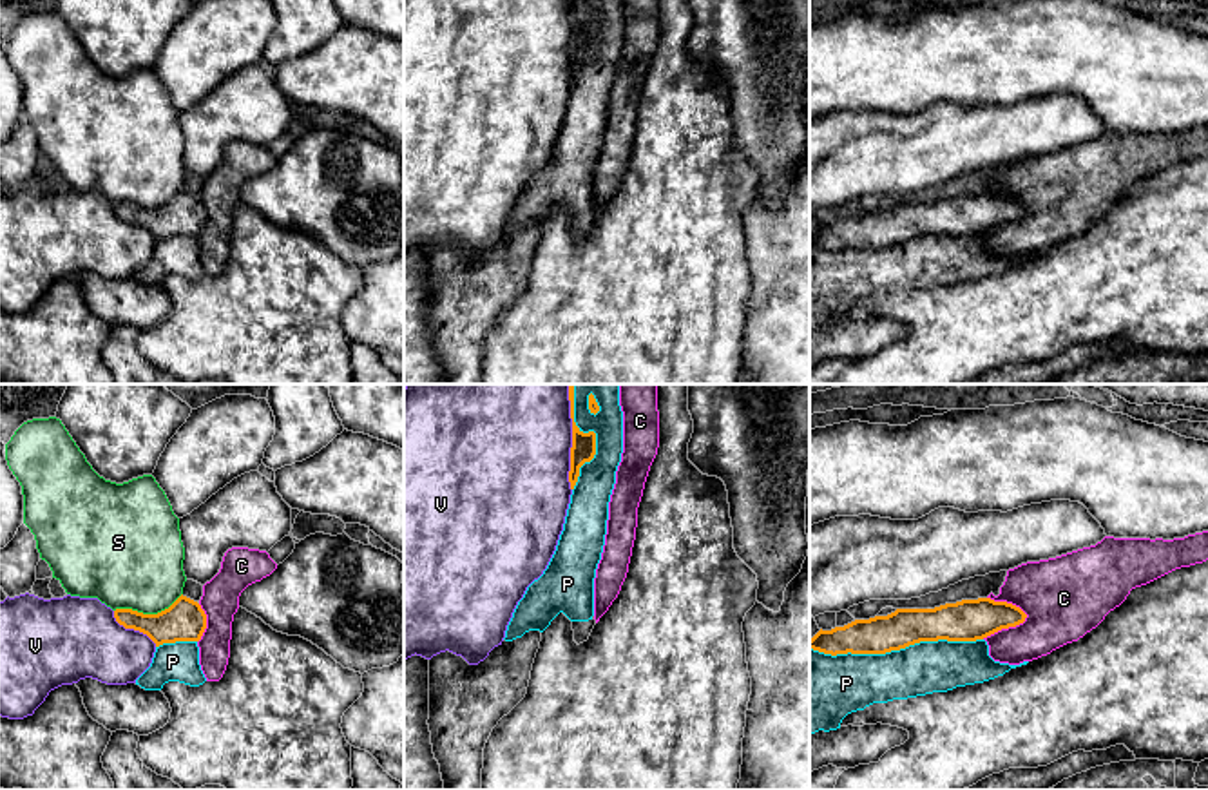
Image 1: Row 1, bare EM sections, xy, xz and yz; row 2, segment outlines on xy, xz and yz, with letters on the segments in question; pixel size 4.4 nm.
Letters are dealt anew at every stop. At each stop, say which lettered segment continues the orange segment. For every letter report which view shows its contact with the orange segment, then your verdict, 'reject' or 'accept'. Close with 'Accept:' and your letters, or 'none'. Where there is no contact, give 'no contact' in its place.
C: yz | reject
P: yz | reject
S: xy | reject
V: xz | reject
Accept: none

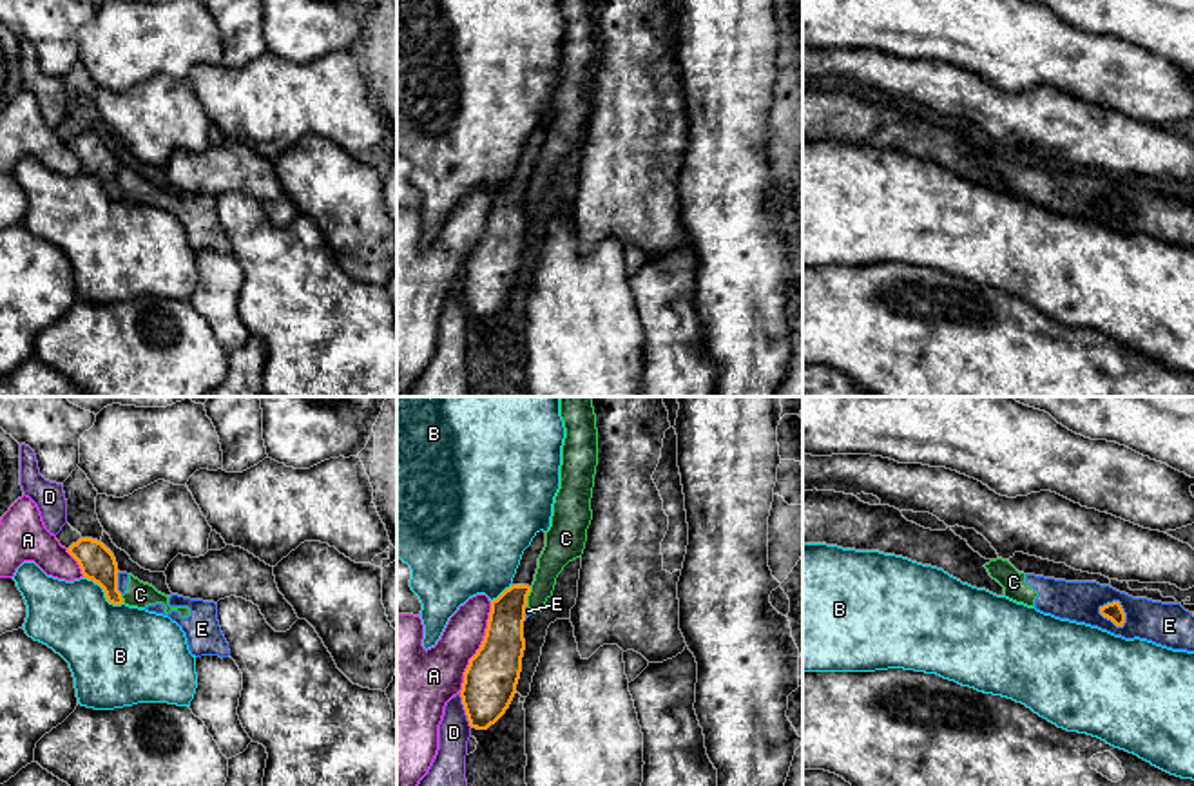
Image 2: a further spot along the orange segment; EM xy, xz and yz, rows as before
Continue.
A: xz | reject
B: xy | reject
C: xz | reject
D: xz | reject
E: yz | reject
Accept: none

